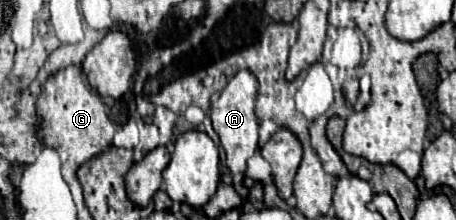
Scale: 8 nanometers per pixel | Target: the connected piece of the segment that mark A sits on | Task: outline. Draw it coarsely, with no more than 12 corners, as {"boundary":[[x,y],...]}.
{"boundary":[[239,70],[211,104],[233,186],[255,154],[257,78]]}

